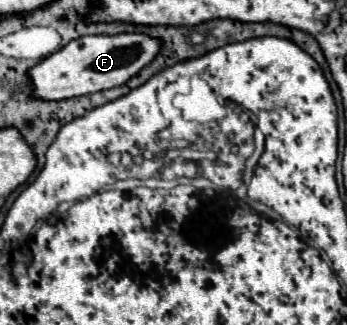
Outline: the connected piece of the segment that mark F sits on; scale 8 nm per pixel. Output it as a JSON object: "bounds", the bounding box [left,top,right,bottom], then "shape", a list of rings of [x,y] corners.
{"bounds":[28,33,162,101],"shape":[[[146,33],[78,37],[30,69],[28,75],[32,81],[34,97],[46,101],[60,101],[124,85],[140,69],[152,63],[160,49],[162,43],[158,43],[158,39],[150,39],[150,35]]]}

